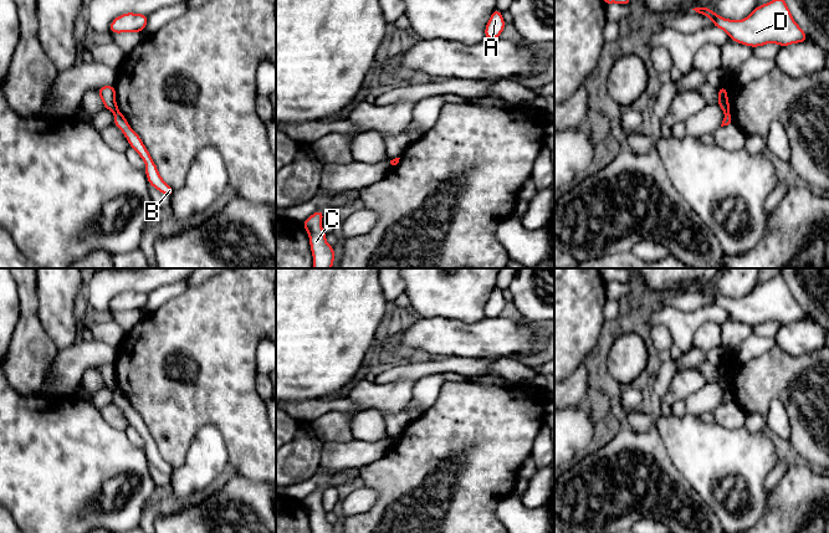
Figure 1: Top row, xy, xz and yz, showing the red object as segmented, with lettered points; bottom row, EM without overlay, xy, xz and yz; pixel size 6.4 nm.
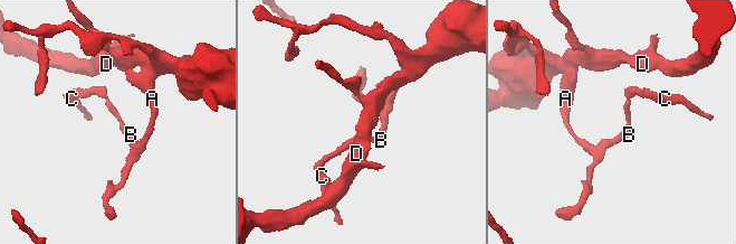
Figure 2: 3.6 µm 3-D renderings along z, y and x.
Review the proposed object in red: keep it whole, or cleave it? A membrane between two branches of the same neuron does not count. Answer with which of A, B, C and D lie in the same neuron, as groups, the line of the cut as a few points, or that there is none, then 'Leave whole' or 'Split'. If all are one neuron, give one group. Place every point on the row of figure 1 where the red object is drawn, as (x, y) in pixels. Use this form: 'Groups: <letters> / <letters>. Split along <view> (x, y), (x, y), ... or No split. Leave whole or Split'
Groups: A B D / C. Split along yz (728, 109), (723, 112). Split

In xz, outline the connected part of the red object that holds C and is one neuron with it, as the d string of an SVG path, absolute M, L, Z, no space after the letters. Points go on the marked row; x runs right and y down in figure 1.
M318 210L302 222L309 237L313 268L332 268L334 262L334 248L327 244L327 234L322 229L323 214L323 210Z

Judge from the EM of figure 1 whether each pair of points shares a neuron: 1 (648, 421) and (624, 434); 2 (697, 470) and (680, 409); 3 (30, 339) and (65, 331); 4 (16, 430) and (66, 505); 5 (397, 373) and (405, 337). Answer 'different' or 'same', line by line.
1: different
2: different
3: different
4: same
5: different

